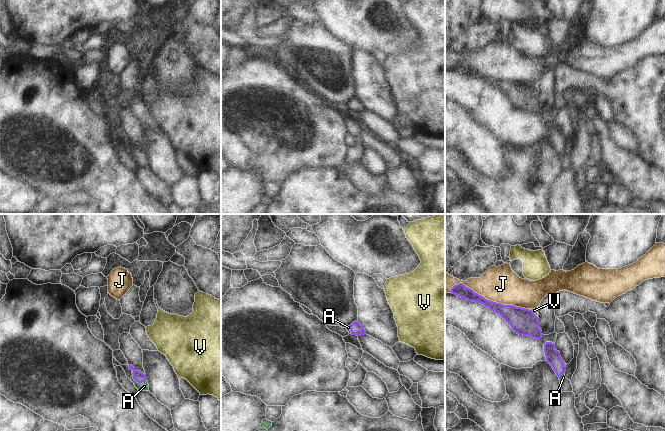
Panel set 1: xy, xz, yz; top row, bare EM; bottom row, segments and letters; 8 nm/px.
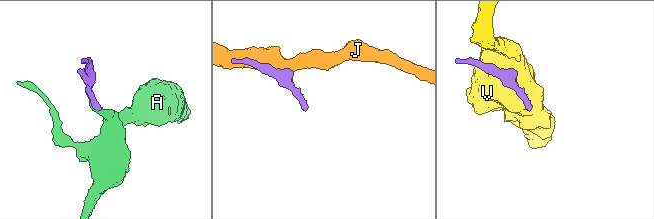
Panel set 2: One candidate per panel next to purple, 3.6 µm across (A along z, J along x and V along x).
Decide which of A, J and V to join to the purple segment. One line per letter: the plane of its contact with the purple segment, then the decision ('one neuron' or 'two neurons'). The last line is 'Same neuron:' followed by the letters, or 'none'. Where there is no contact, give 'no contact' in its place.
A: meets purple in xy; one neuron
J: meets purple in yz; two neurons
V: meets purple in yz; two neurons
Same neuron: A

